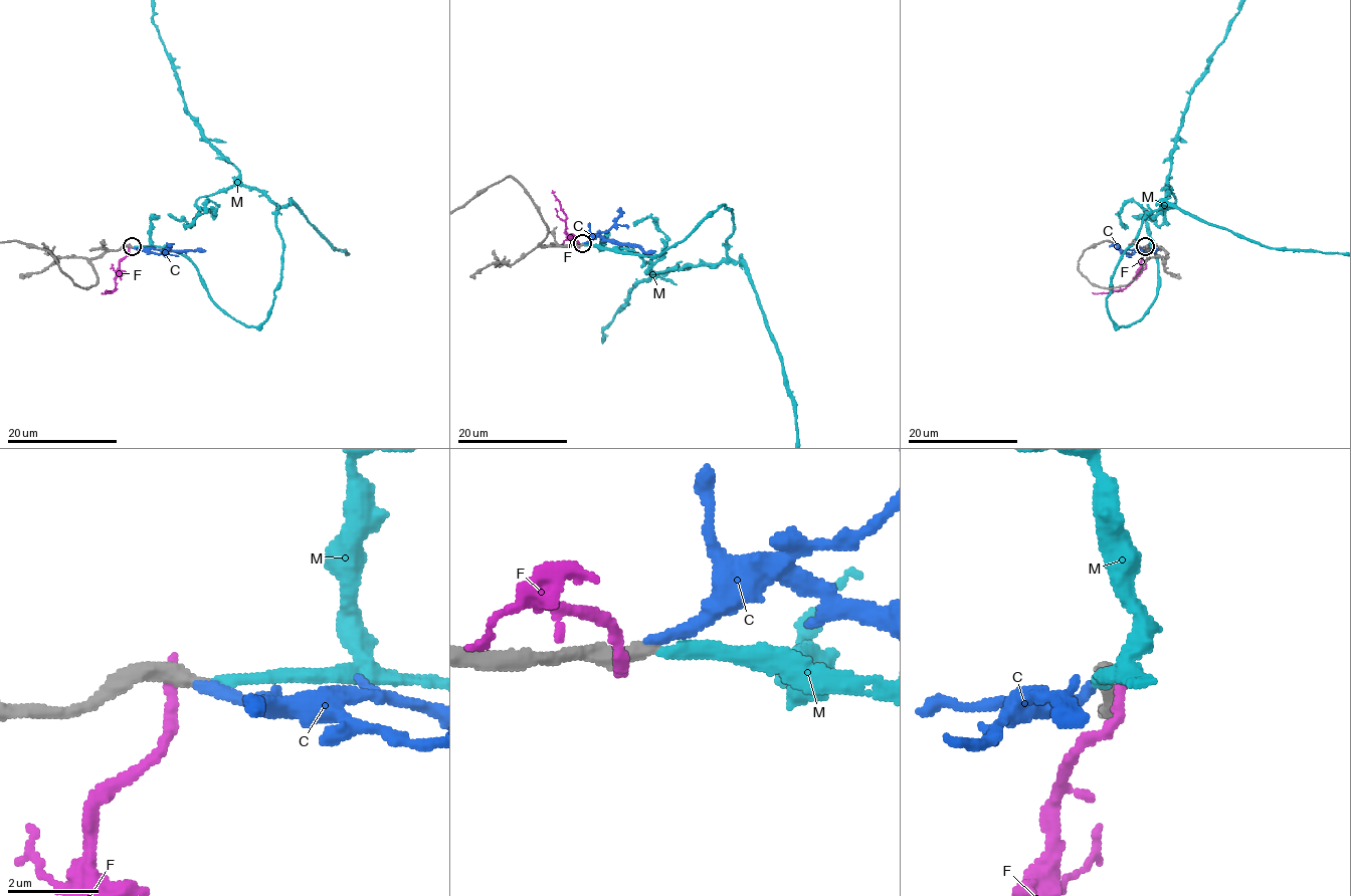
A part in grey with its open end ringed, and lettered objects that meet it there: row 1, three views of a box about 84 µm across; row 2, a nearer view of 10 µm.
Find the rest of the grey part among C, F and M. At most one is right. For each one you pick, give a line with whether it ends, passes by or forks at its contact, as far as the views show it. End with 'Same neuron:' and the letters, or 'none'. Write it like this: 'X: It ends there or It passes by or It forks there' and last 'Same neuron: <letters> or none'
C: It ends there
Same neuron: C

